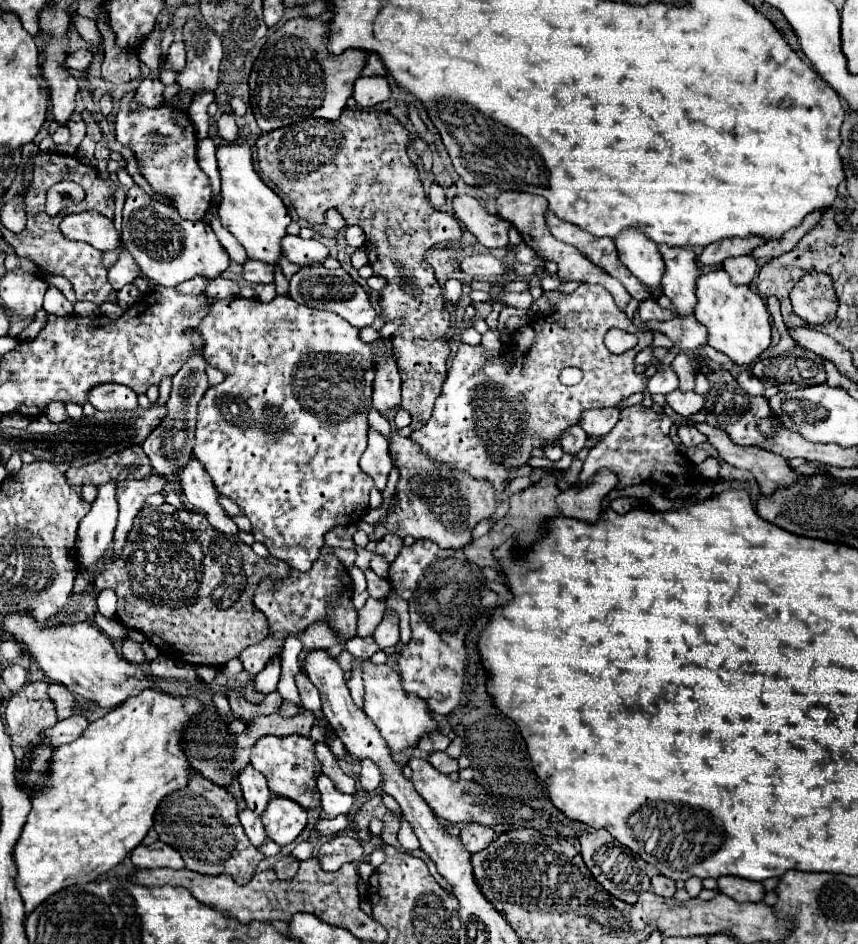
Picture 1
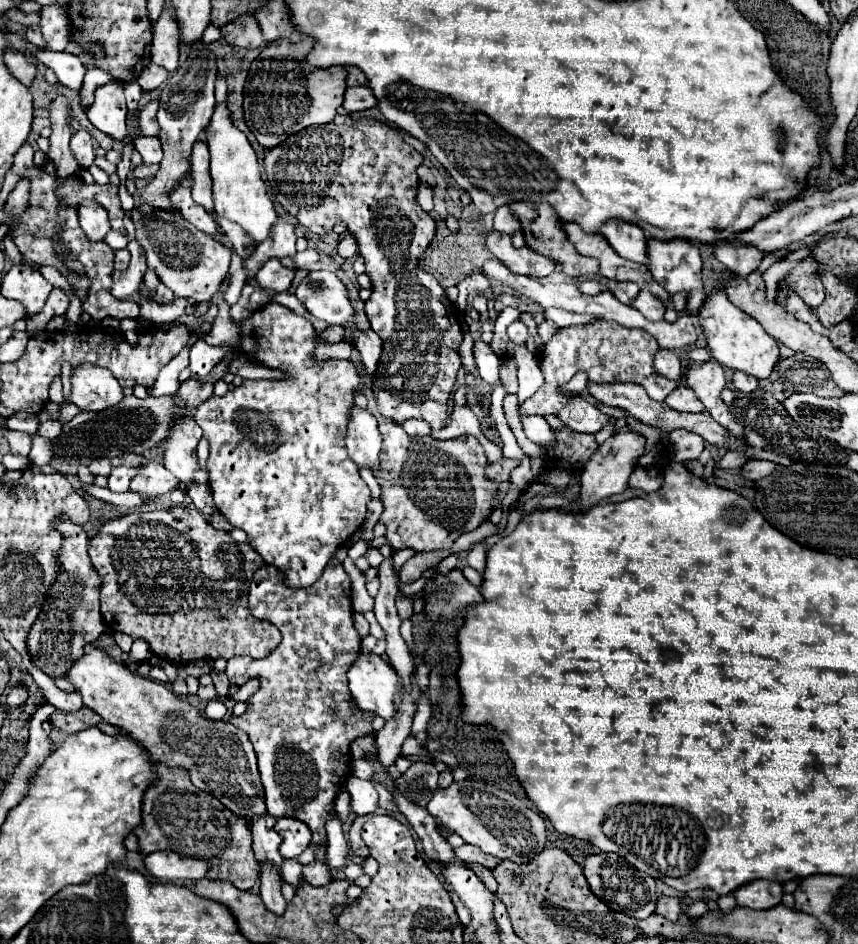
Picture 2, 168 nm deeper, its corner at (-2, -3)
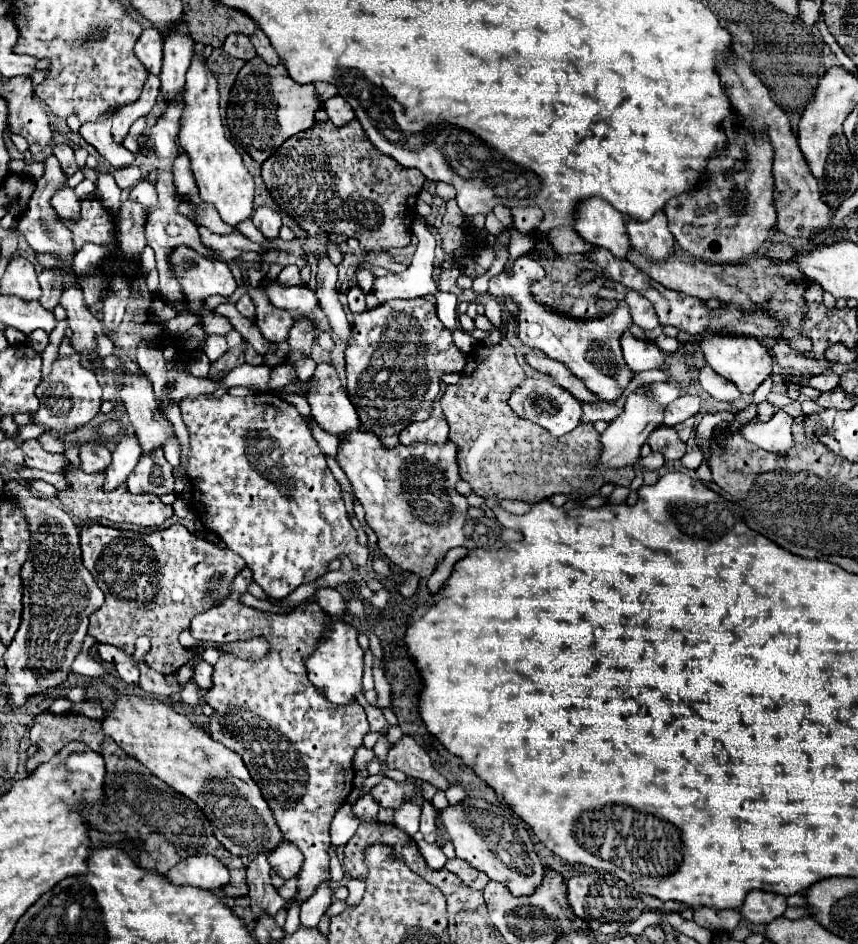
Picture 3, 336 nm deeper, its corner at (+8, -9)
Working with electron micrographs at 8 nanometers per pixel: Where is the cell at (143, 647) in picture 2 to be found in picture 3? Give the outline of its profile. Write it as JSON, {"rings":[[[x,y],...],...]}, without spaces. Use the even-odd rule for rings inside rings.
{"rings":[[[83,652],[73,660],[71,670],[73,670],[75,674],[83,674],[83,676],[91,676],[91,678],[95,678],[95,676],[101,678],[101,676],[105,674],[101,662],[97,662],[95,658],[91,658],[91,656],[83,654]]]}

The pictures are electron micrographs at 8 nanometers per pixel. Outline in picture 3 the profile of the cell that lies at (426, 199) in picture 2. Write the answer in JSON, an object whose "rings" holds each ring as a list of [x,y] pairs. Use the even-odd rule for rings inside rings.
{"rings":[[[421,216],[413,224],[413,234],[419,238],[419,246],[411,266],[399,274],[387,274],[383,278],[375,278],[373,282],[371,292],[377,296],[381,304],[391,298],[413,300],[437,292],[437,284],[431,278],[437,242],[435,236],[427,230],[427,224]]]}

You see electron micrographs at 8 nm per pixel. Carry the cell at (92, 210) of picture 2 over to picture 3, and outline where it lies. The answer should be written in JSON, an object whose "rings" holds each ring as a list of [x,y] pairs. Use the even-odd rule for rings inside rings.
{"rings":[[[65,186],[61,188],[61,192],[57,192],[57,196],[53,196],[53,210],[67,220],[77,220],[79,216],[79,198],[75,196],[75,192]]]}

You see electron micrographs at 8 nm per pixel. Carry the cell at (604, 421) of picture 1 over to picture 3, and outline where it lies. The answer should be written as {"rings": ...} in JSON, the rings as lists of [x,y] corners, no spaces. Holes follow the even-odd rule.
{"rings":[[[525,378],[517,386],[513,396],[509,396],[509,406],[513,408],[513,412],[517,416],[521,416],[523,420],[529,420],[533,424],[539,424],[553,438],[561,438],[567,432],[571,432],[573,428],[577,428],[579,418],[581,418],[581,402],[575,396],[571,396],[569,392],[565,392],[561,386],[557,386],[555,382],[541,380],[541,378]]]}

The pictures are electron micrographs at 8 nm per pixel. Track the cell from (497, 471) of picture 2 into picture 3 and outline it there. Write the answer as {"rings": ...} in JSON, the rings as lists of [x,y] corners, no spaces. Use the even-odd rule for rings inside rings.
{"rings":[[[505,338],[499,344],[475,344],[459,382],[447,386],[439,400],[449,424],[449,440],[457,444],[461,478],[469,482],[471,490],[487,500],[543,502],[555,494],[575,494],[583,500],[595,496],[603,484],[629,486],[635,476],[633,466],[603,474],[595,470],[601,442],[593,424],[581,424],[555,440],[545,428],[521,420],[509,408],[507,398],[523,378],[525,370]]]}

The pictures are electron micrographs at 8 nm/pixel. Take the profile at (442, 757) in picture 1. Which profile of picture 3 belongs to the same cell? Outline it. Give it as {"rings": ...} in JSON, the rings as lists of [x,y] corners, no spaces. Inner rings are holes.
{"rings":[[[383,778],[377,786],[371,788],[371,796],[383,808],[399,808],[407,800],[421,802],[421,800],[415,800],[415,798],[419,798],[419,792],[417,792],[417,786],[413,784],[413,780],[397,784],[389,778]]]}

